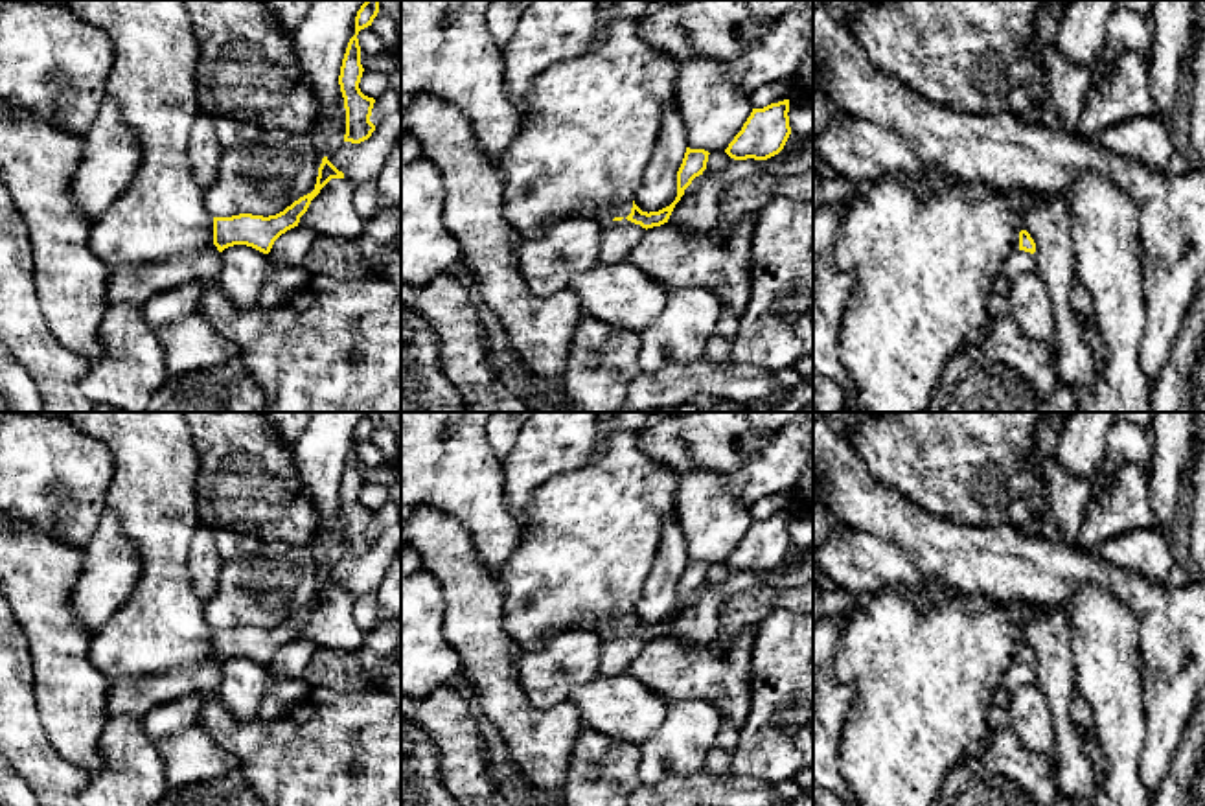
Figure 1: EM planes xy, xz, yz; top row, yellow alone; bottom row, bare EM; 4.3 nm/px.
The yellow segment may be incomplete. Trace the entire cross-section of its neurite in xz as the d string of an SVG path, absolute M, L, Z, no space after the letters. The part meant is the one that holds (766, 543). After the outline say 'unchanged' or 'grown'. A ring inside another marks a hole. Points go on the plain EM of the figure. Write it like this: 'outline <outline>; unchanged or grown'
outline M789 512L752 521L725 565L734 572L767 572L778 567L791 547L787 524Z; unchanged

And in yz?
outline M1027 642L1019 644L1019 661L1004 674L1003 686L1010 692L1036 683L1036 655Z; grown

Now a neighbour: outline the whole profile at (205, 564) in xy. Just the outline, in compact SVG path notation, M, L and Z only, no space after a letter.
M199 524L188 552L188 570L193 591L202 602L208 602L217 591L223 565L224 561L215 547L213 530Z

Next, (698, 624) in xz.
M725 563L710 565L697 604L681 609L668 635L690 646L712 642L719 629L719 611L725 602L719 587L736 574Z

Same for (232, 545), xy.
M215 530L213 539L224 563L250 556L263 545L263 539L256 535L232 530Z

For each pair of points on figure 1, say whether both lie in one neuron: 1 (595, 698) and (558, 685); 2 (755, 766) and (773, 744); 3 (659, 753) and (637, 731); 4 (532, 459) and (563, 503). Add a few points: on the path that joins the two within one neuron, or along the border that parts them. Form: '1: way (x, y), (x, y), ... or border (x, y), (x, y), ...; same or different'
1: border (598, 672), (569, 700); different
2: way (757, 760), (768, 749); same
3: border (670, 703), (665, 722), (639, 744); different
4: border (589, 464), (547, 479), (536, 490), (527, 518); different

